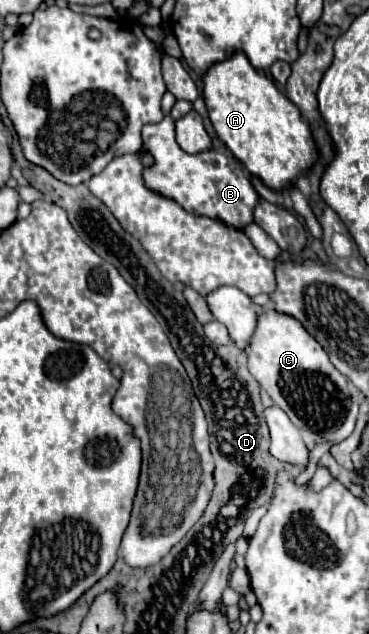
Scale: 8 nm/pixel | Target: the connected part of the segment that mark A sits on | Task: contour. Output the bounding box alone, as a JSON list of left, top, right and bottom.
[203,52,317,190]

